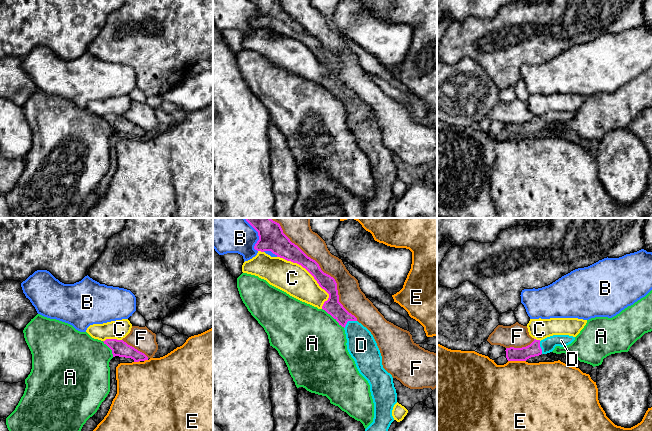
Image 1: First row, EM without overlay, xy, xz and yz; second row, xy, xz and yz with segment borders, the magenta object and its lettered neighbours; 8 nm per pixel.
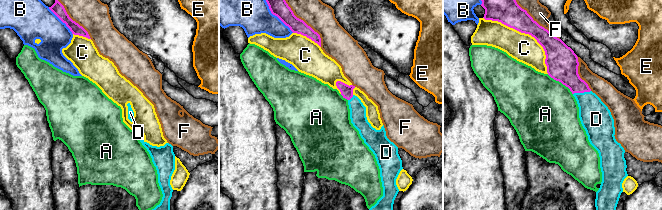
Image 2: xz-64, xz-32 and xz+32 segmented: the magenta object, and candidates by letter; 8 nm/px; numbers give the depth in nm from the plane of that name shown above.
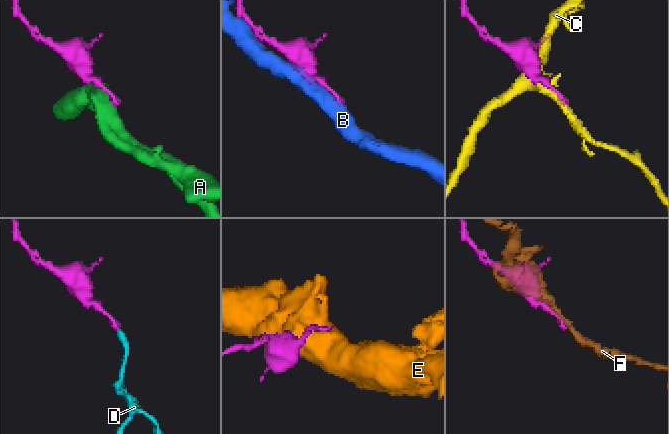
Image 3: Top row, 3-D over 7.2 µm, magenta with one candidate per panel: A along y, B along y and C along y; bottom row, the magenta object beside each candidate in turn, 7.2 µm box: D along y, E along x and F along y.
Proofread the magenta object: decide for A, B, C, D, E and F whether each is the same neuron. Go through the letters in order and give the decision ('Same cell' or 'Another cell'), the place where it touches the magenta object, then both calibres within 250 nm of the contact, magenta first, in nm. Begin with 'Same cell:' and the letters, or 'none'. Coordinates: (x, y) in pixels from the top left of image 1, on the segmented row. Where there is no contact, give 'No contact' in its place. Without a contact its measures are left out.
Same cell: D
A: Another cell. Touches magenta at xz (333, 317). Thickness 140 nm (magenta) against 500 nm
B: Another cell. Touches magenta at xz (258, 235). Thickness 200 nm (magenta) against 340 nm
C: Another cell. Touches magenta at xz (311, 274). Thickness 140 nm (magenta) against 240 nm
D: Same cell. Touches magenta at xz (348, 320). Thickness 140 nm (magenta) against 240 nm
E: Another cell. Touches magenta at yz (517, 360). Thickness 110 nm (magenta) against 500 nm
F: Another cell. Touches magenta at xz (319, 267). Thickness 140 nm (magenta) against 180 nm

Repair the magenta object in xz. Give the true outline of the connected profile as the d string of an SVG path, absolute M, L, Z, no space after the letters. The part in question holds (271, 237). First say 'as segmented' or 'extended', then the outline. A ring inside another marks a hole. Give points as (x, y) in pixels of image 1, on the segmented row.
extended; M271 218L245 219L258 232L259 240L254 246L255 250L271 251L277 257L301 265L329 294L322 309L344 328L347 350L354 359L359 373L370 385L374 418L365 431L388 431L394 421L392 410L397 403L397 393L392 375L383 368L382 356L371 332L339 302L335 279L324 273L315 260L292 243L283 233L279 223Z

